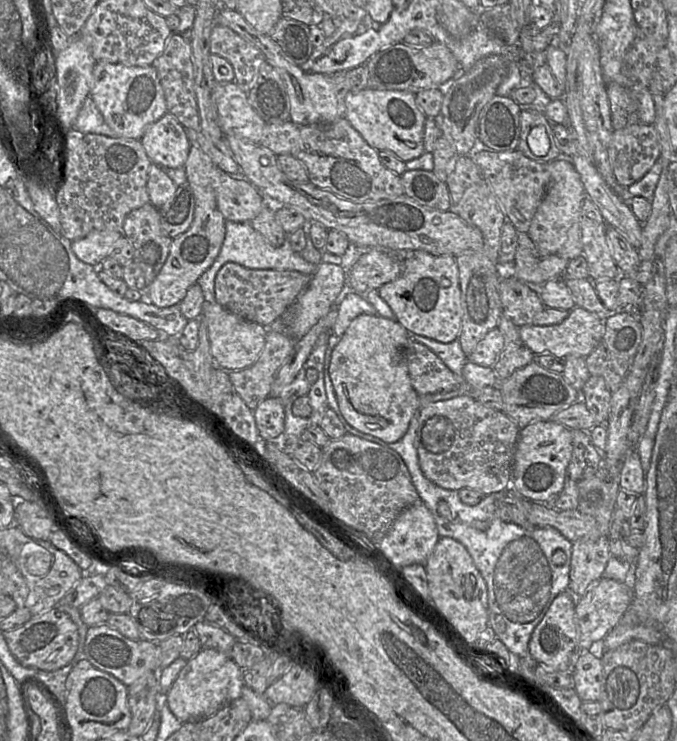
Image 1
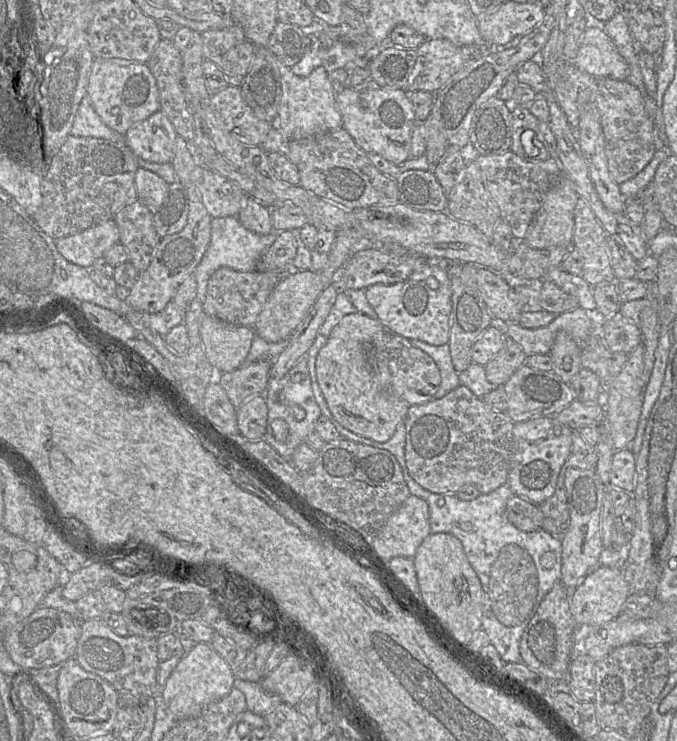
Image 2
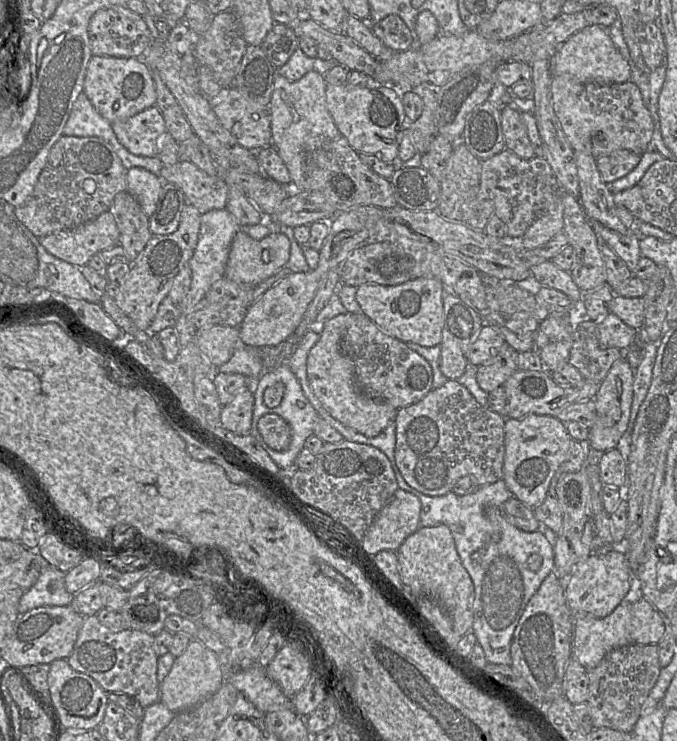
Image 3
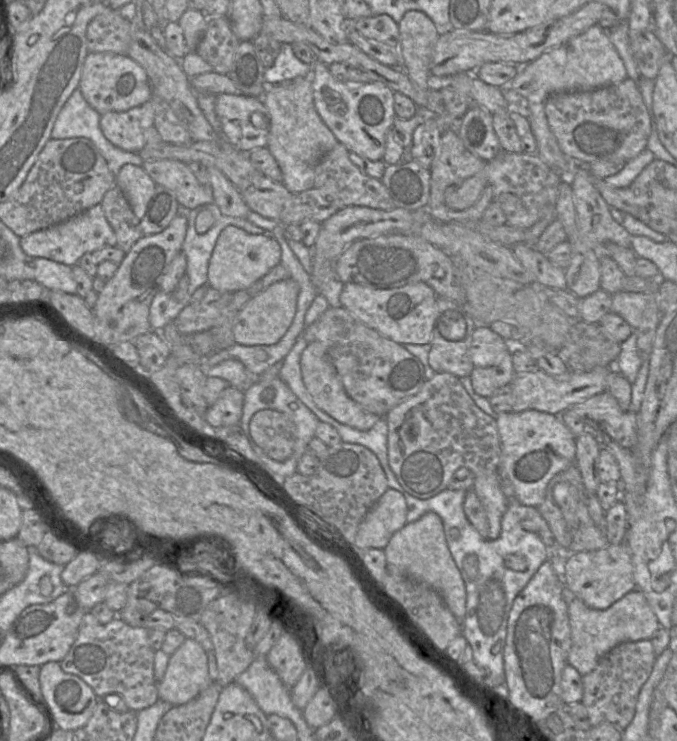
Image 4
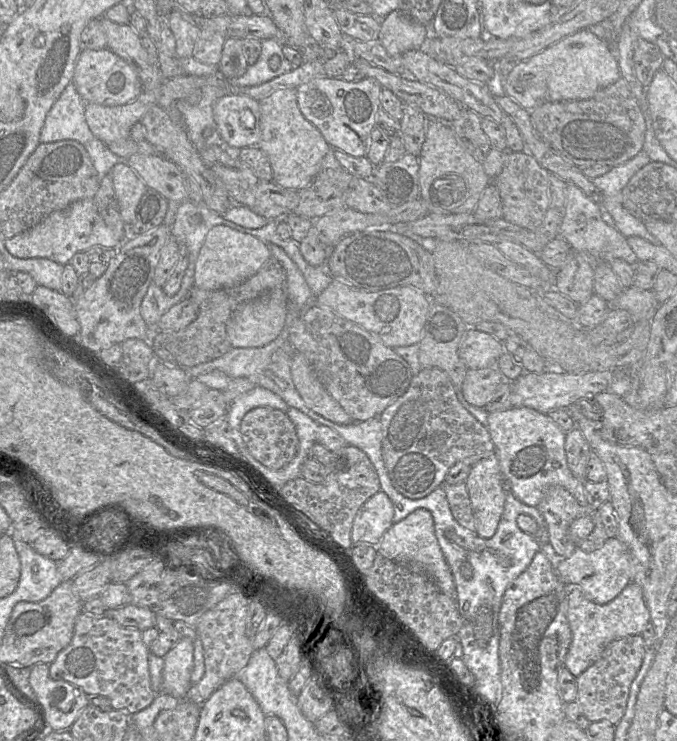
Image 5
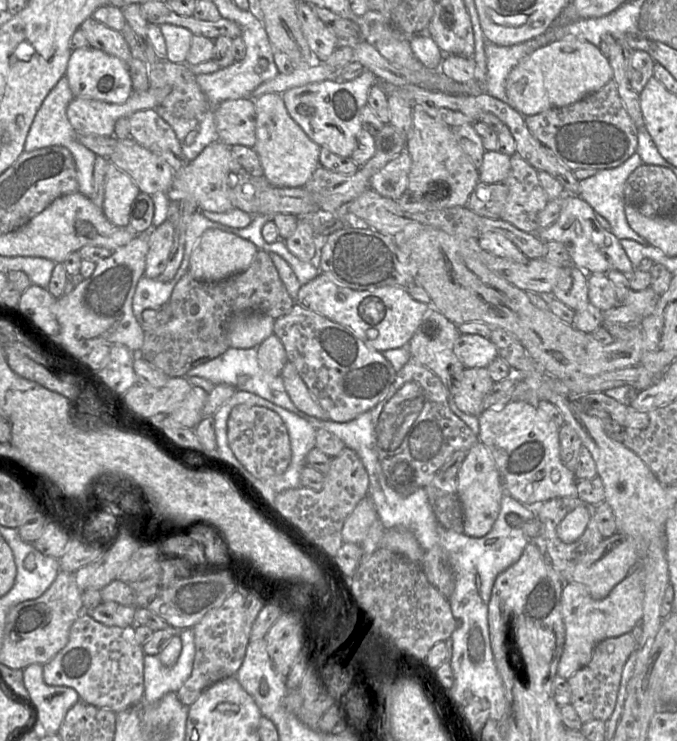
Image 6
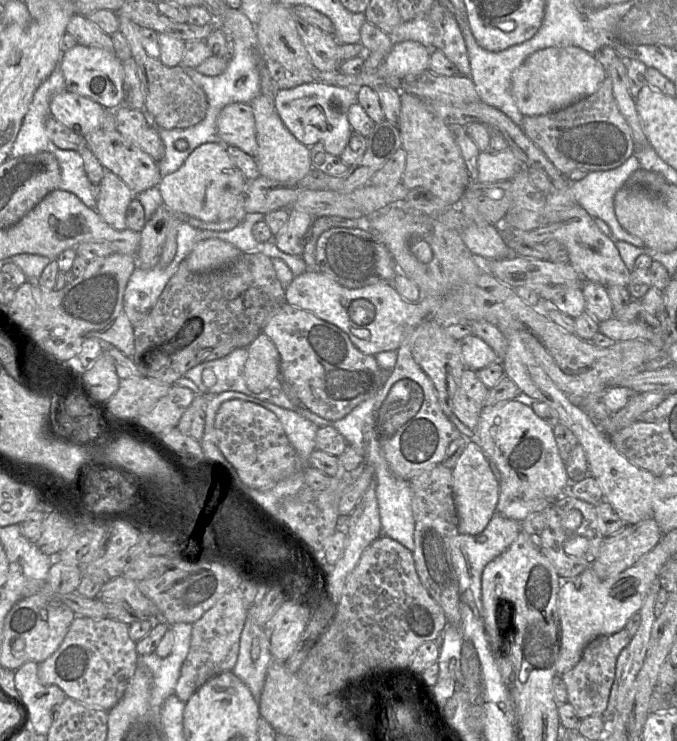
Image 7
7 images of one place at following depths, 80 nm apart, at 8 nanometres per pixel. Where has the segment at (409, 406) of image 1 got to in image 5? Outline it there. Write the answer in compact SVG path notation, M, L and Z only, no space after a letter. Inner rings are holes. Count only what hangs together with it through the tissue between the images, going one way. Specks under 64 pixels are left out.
M295 353L292 358L291 377L295 388L297 389L305 404L317 414L337 424L351 424L353 422L361 422L354 421L351 416L342 408L342 406L327 392L319 378L317 377L314 369L311 367L309 361L302 353Z

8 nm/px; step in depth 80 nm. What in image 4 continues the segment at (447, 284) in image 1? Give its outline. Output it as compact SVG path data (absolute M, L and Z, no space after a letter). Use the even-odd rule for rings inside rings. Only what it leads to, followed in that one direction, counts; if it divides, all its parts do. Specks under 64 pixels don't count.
M423 282L393 289L343 283L340 294L341 306L366 326L399 344L414 345L430 344L438 313L437 299L435 291Z

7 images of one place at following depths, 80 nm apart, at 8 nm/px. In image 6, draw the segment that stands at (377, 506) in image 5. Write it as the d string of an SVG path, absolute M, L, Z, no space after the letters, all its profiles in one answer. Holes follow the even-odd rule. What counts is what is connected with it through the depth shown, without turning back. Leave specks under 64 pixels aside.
M367 496L357 504L345 520L342 529L343 541L361 544L376 519L378 519L378 515L375 505L370 496Z

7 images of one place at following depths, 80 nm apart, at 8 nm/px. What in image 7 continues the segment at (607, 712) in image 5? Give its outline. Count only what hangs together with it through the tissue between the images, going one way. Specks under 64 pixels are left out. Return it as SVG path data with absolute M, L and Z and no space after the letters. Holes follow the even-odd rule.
M623 629L611 635L595 638L585 647L580 661L571 670L561 675L567 688L567 702L572 705L580 719L603 716L615 681L617 658L628 646L632 637Z

